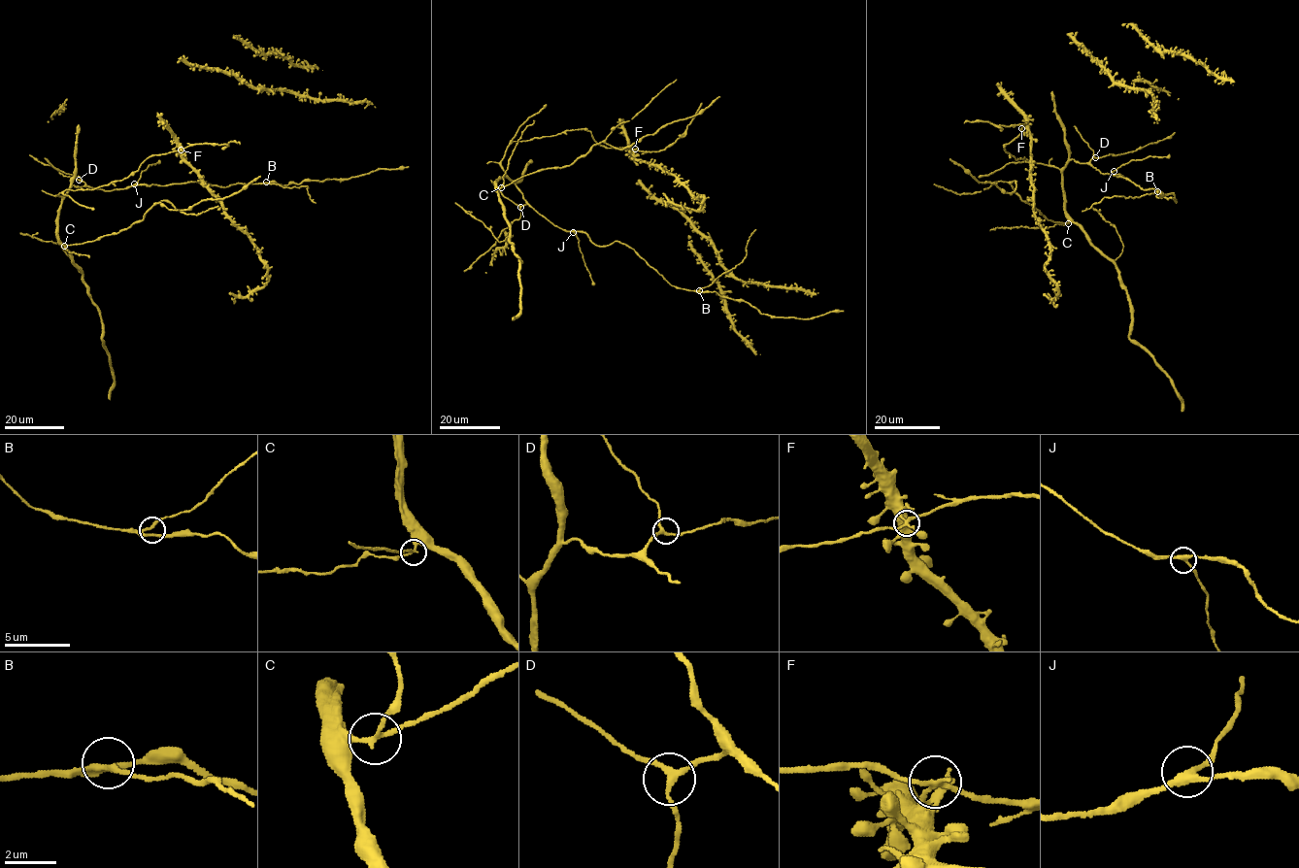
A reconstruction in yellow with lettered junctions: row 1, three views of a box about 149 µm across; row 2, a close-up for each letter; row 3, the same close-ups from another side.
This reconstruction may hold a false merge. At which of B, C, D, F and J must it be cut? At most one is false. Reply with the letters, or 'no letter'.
C

